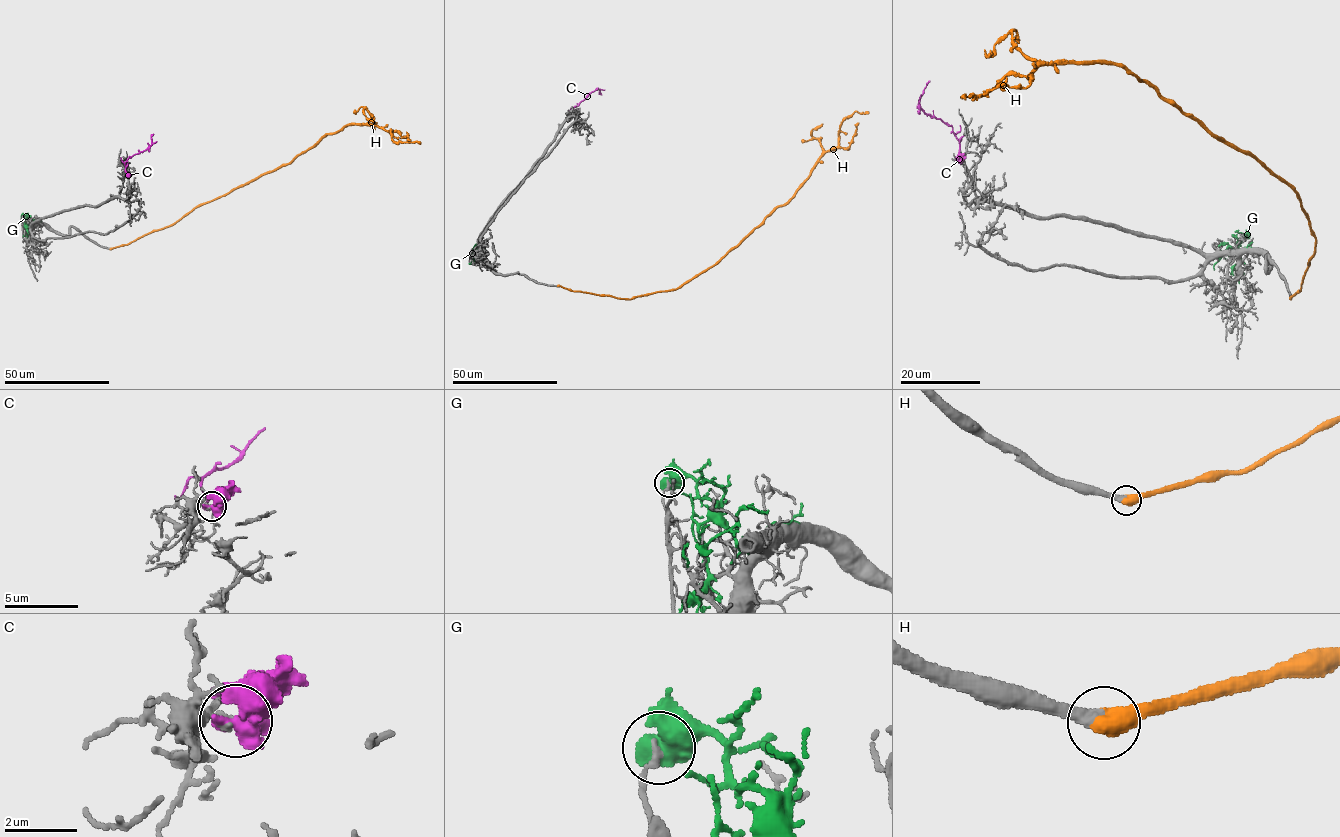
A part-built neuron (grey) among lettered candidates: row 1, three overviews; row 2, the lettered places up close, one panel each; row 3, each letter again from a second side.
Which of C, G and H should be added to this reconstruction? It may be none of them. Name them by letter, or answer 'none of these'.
H

